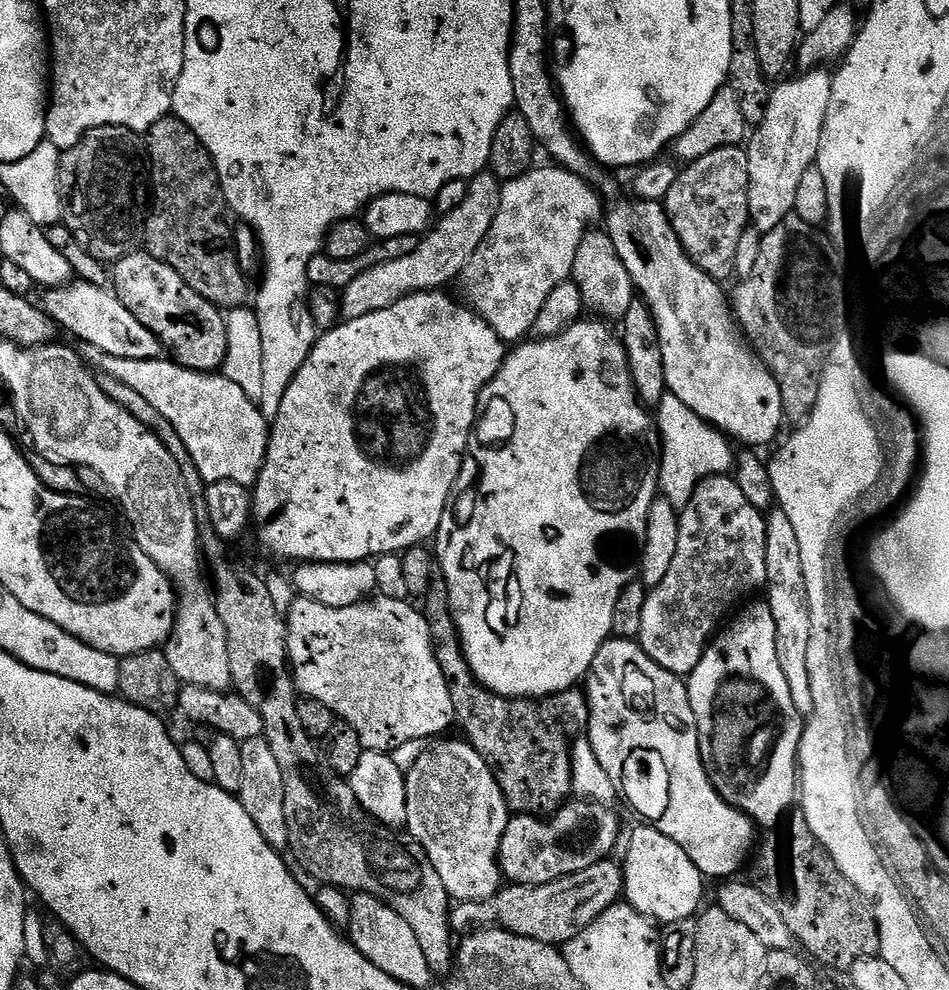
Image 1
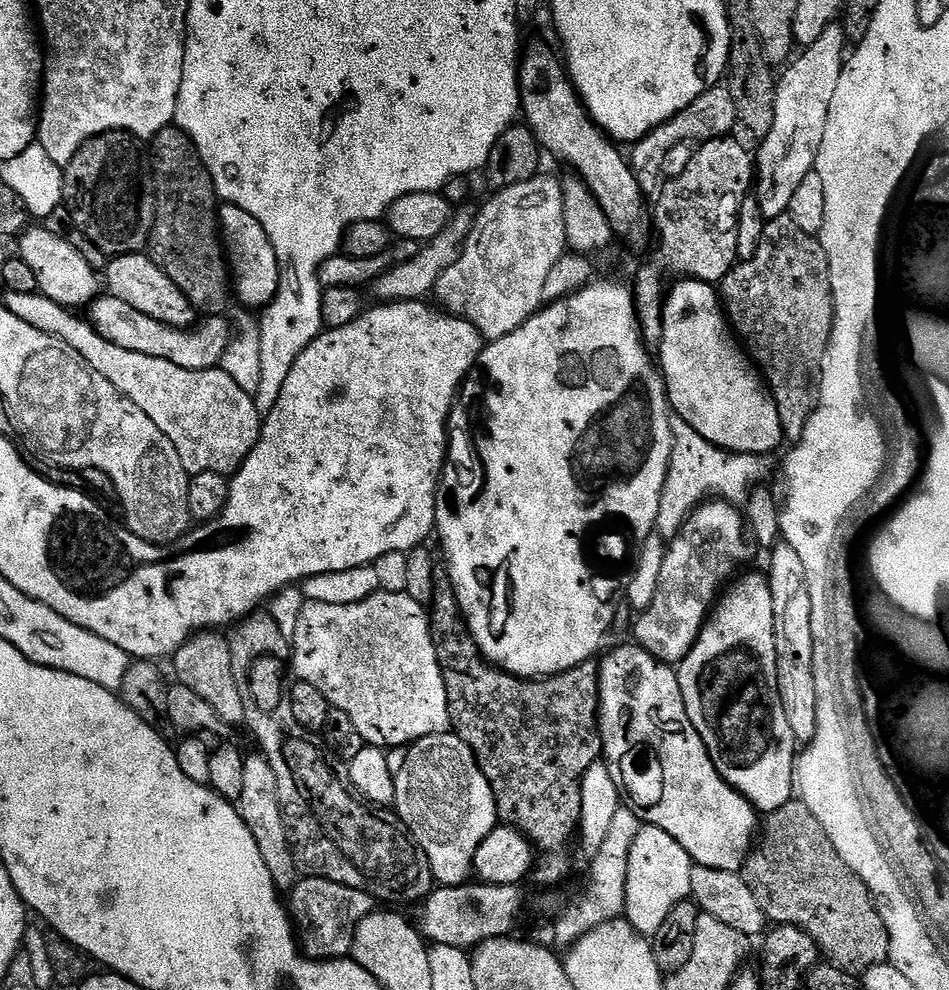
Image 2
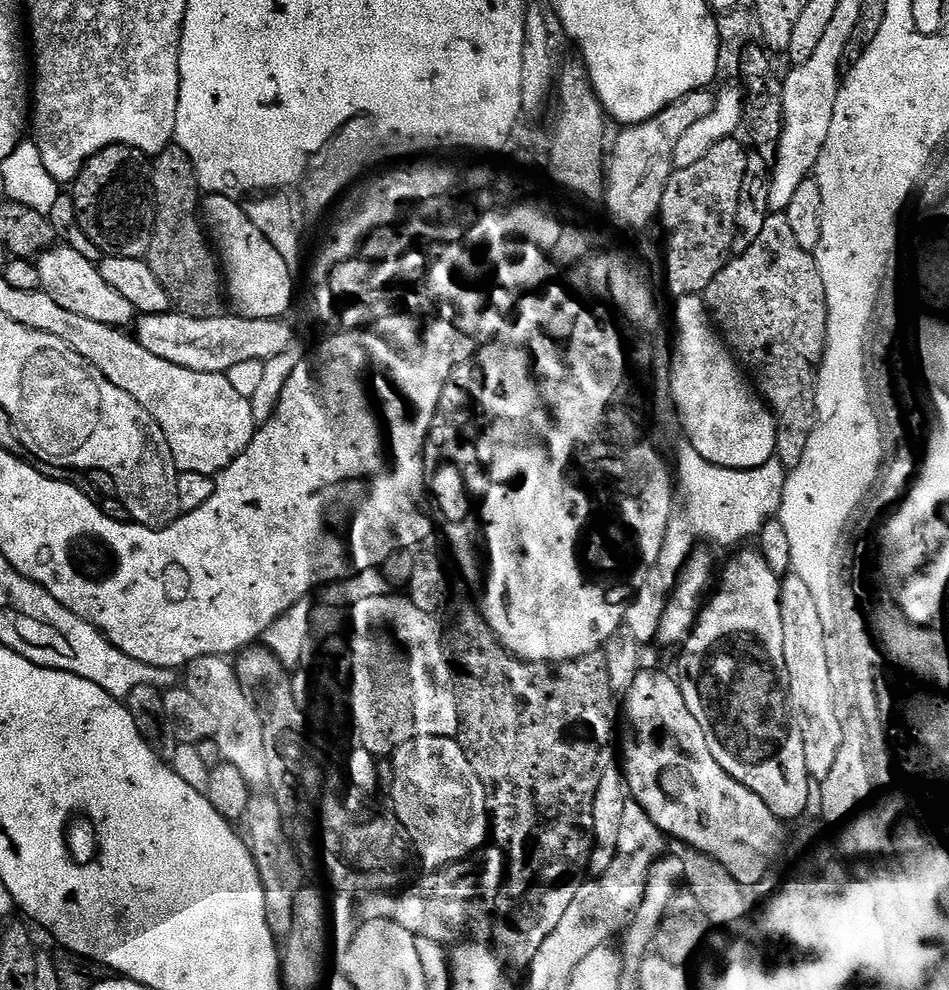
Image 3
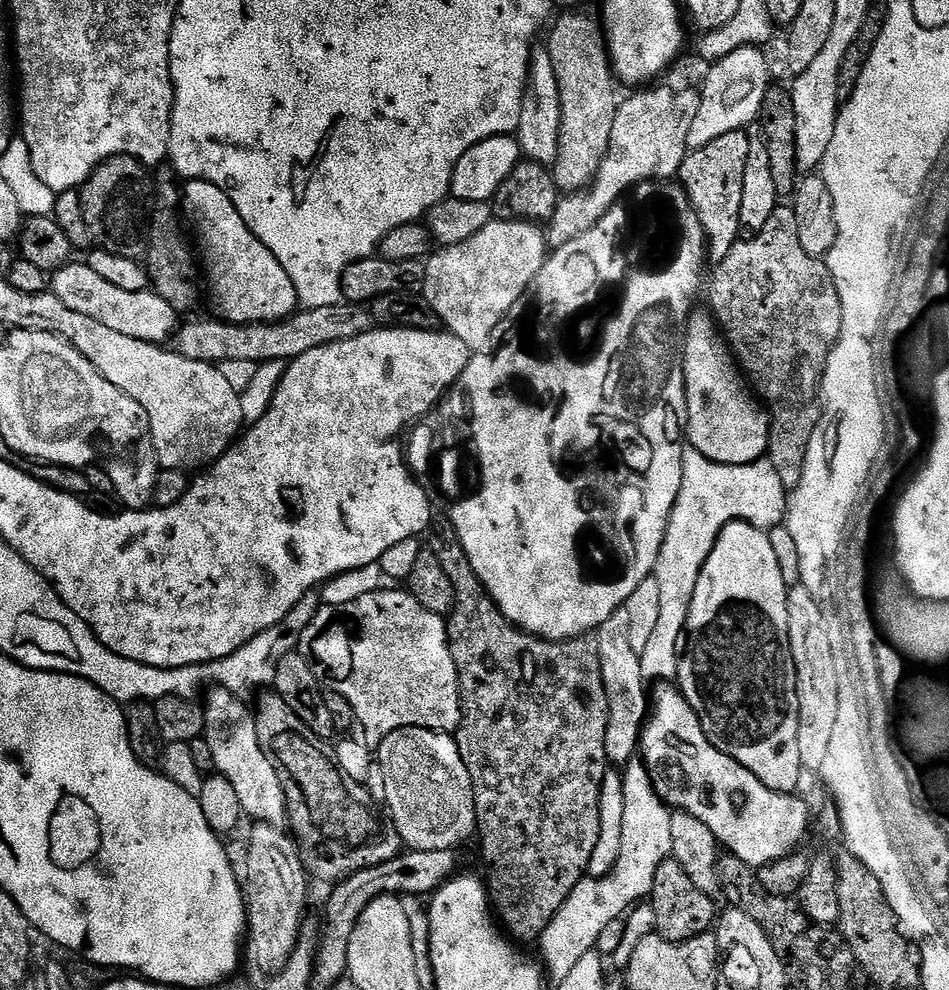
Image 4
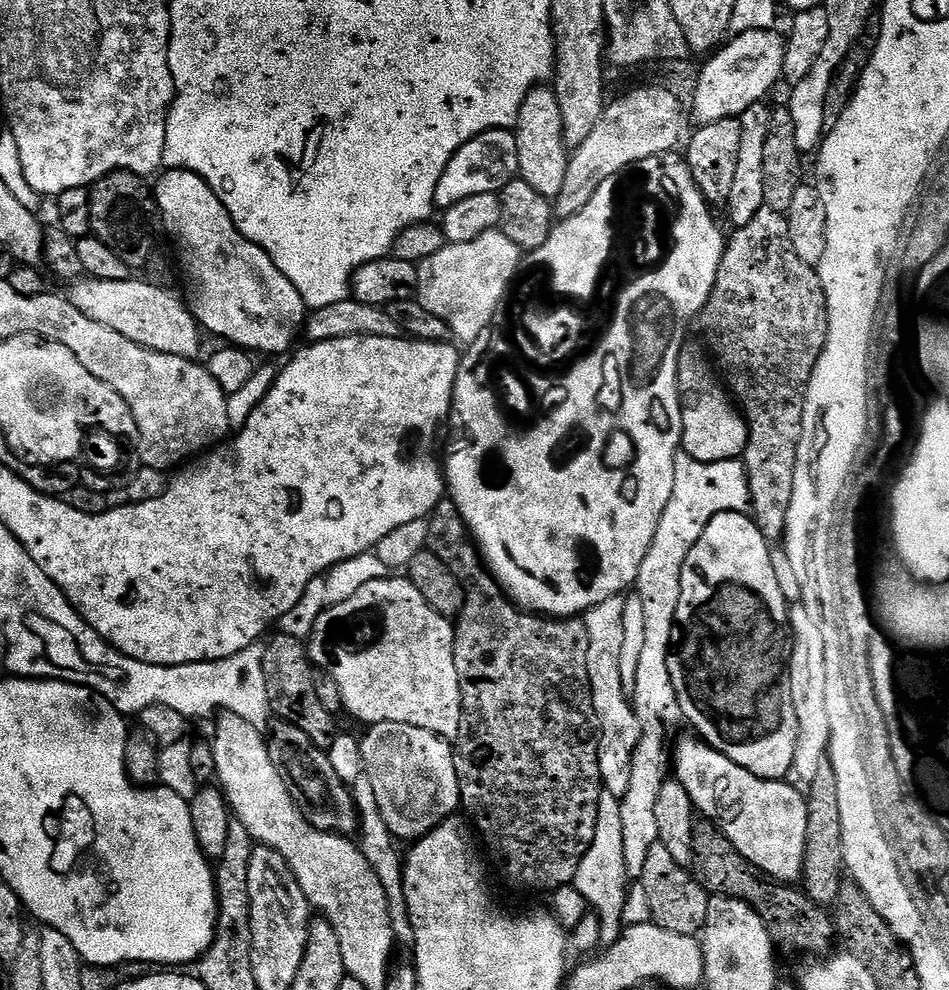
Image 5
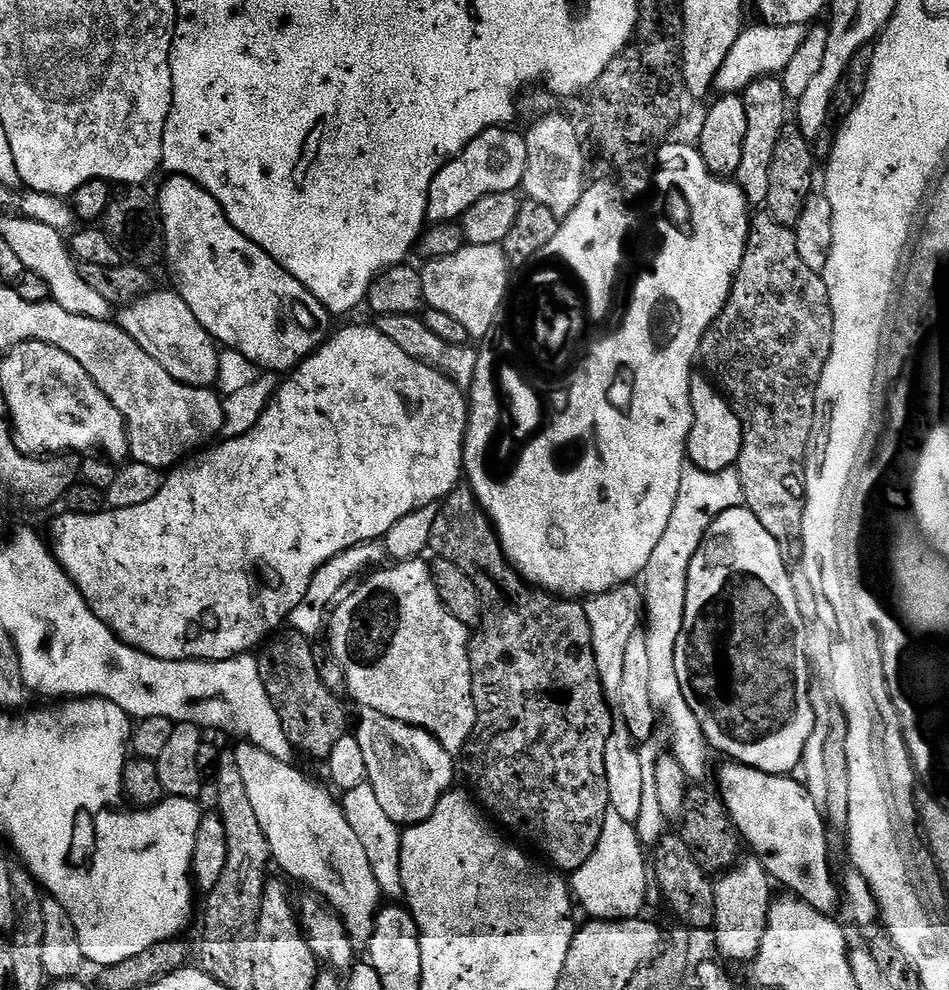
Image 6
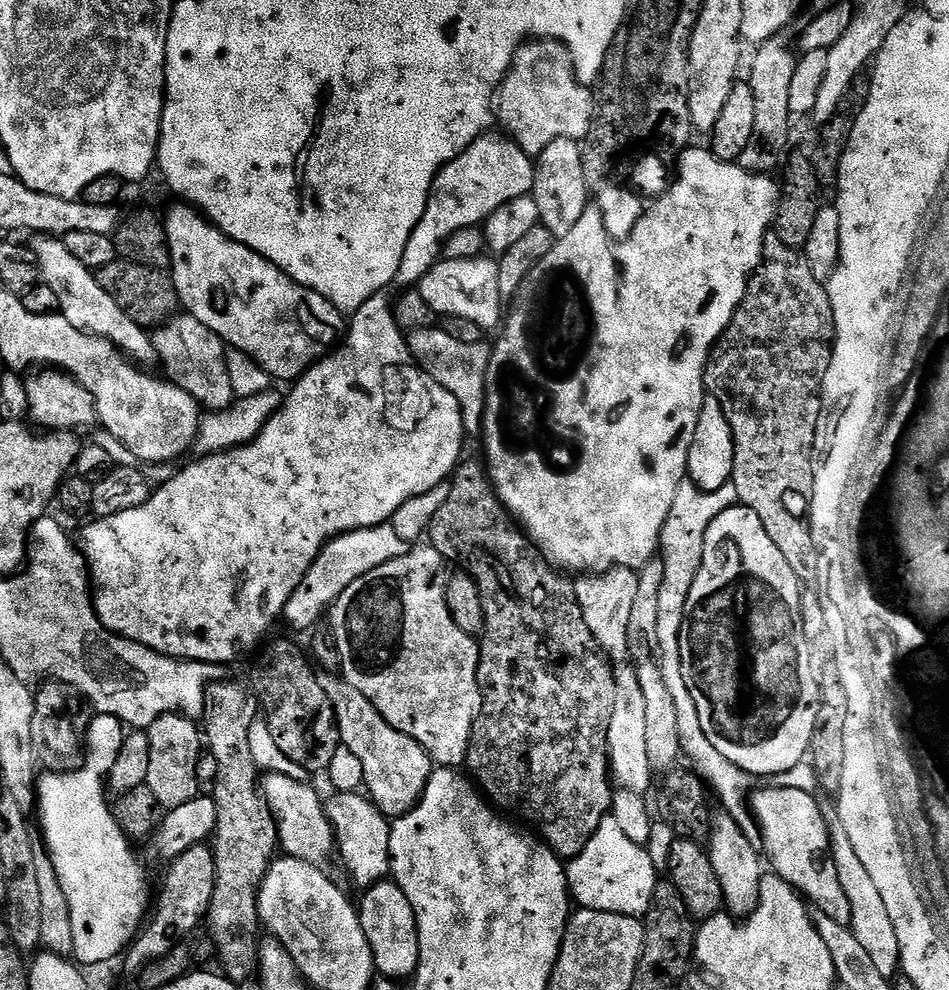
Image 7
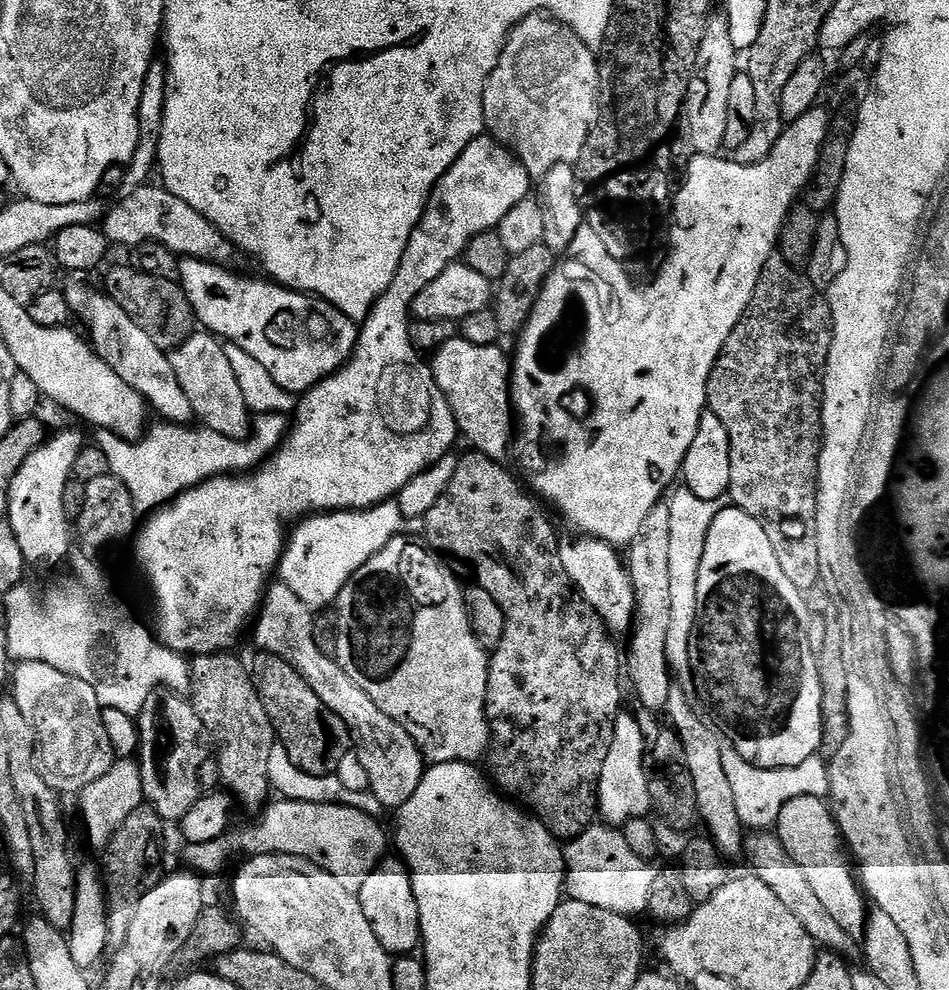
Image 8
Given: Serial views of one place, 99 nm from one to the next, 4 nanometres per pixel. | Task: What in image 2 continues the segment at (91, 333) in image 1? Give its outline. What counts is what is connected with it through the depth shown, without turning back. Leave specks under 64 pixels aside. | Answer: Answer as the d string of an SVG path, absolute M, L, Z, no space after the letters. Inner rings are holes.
M111 294L101 295L93 300L90 311L90 323L98 334L102 334L102 338L122 346L122 350L130 350L134 354L150 354L150 358L162 358L186 370L217 367L234 335L233 325L229 321L227 324L223 315L208 316L208 324L201 323L199 326L181 329L171 328L146 314L141 314L139 310L134 310L134 306L126 306L126 302Z

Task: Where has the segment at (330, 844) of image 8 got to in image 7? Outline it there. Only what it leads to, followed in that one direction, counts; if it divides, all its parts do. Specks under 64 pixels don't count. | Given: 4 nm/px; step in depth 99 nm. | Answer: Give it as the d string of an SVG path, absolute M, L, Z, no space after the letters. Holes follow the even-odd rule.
M357 791L338 792L325 803L325 812L336 835L337 851L355 882L364 890L385 879L391 871L391 823L369 797Z

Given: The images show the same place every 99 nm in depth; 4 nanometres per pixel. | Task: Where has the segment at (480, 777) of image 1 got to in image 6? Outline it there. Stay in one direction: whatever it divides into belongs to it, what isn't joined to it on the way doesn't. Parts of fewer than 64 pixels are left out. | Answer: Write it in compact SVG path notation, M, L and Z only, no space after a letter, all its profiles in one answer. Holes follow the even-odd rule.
M360 708L358 714L360 721L355 721L354 735L365 758L366 783L373 787L379 805L399 826L426 822L434 814L434 806L453 787L453 753L447 752L424 728L391 720L369 708Z

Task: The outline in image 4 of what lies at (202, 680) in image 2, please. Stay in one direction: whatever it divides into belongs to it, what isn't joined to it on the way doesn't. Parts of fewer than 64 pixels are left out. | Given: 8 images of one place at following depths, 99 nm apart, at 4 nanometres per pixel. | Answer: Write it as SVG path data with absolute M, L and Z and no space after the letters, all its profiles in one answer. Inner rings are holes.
M209 687L208 705L203 705L204 731L202 737L210 744L210 751L216 763L215 771L224 776L234 786L238 794L238 802L242 806L244 816L261 824L273 824L276 828L283 829L288 822L288 807L286 806L286 794L282 790L282 782L278 782L278 774L274 774L274 766L270 766L270 758L262 750L258 742L258 730L256 729L256 718L251 707L244 705L245 701L232 692L226 692L222 688Z

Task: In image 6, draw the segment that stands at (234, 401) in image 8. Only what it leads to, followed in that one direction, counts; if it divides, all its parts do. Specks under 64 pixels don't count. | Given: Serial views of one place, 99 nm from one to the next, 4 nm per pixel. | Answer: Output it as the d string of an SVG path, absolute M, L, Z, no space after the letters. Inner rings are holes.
M152 290L141 296L140 299L132 301L131 304L121 307L119 312L118 323L121 330L130 334L130 338L134 338L134 342L138 342L138 346L142 346L142 350L146 350L146 354L150 354L150 358L154 358L154 362L158 362L158 366L162 366L166 370L166 374L170 374L170 378L195 388L212 388L215 385L218 378L218 358L221 349L208 328L202 326L202 322L198 322L198 318L194 318L194 310L190 310L190 306L186 306L186 302L181 298L179 292Z

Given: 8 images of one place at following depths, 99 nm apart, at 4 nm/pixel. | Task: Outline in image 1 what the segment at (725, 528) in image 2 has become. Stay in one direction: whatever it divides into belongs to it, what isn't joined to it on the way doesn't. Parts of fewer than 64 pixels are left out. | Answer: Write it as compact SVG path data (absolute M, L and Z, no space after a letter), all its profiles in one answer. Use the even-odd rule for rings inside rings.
M731 475L706 478L694 490L690 502L679 513L678 550L675 551L670 570L662 582L649 591L646 606L642 610L642 630L638 643L650 659L658 662L658 666L670 670L681 678L691 676L702 654L717 635L718 629L729 619L728 611L739 600L744 600L765 587L767 582L765 517L765 513L750 506L746 494L742 494L742 486L738 486L738 482Z

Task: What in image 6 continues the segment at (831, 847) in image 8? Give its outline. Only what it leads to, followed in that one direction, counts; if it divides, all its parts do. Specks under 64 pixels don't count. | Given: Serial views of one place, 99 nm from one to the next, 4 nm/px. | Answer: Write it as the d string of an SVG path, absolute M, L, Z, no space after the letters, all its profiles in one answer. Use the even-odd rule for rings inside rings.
M735 762L725 763L720 772L720 788L718 795L724 801L730 818L736 823L743 843L753 848L755 855L764 864L769 877L777 885L785 884L791 895L807 902L814 910L824 916L832 916L836 907L841 907L842 892L838 887L838 880L832 877L832 864L828 861L828 834L825 817L815 808L807 793L805 785L791 775L773 776L760 772L757 768L748 768L744 764Z

